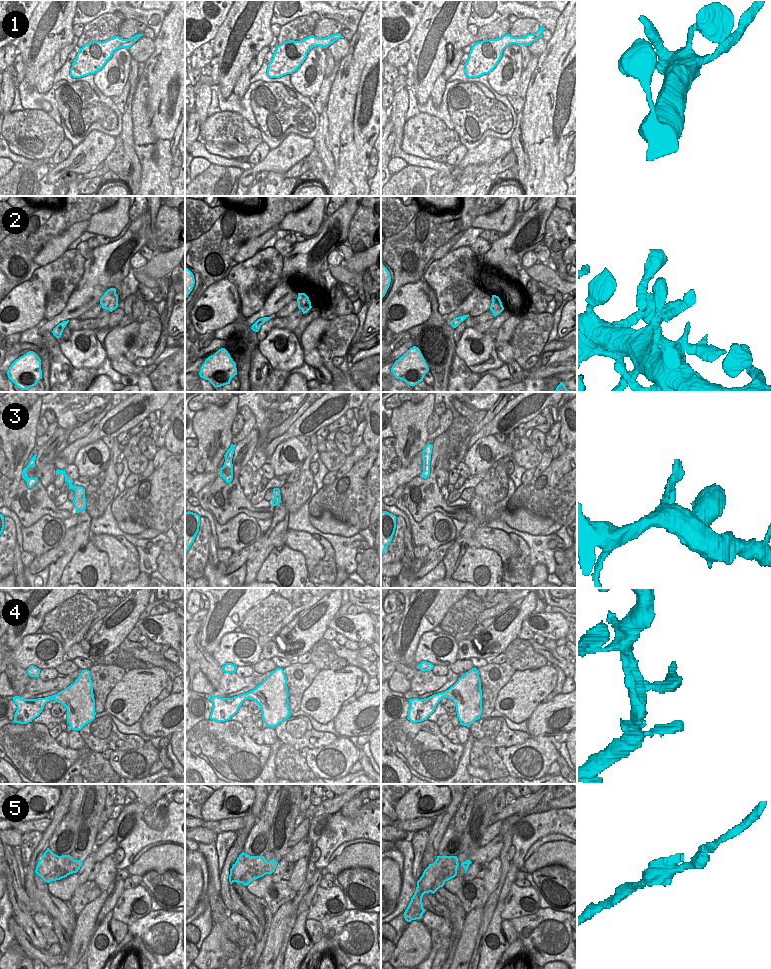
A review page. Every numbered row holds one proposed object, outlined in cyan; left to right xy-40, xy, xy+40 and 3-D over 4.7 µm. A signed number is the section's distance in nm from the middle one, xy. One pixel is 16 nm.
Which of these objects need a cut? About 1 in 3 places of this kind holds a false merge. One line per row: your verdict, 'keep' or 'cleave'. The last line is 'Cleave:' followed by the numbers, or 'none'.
1: cleave
2: cleave
3: keep
4: keep
5: keep
Cleave: 1, 2

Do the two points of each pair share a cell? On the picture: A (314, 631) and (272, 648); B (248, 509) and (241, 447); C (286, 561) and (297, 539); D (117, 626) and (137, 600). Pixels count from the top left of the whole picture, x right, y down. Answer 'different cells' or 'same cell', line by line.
A: same cell
B: same cell
C: different cells
D: same cell

